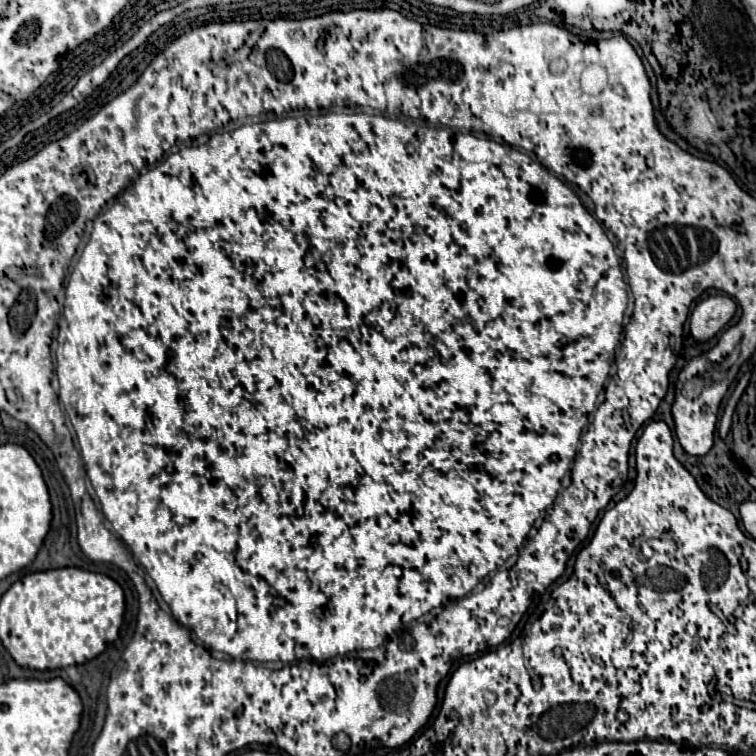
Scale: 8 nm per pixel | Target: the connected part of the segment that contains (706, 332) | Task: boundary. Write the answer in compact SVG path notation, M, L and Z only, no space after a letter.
M714 295L696 303L690 315L690 329L696 341L712 339L734 315L736 303L726 295Z

